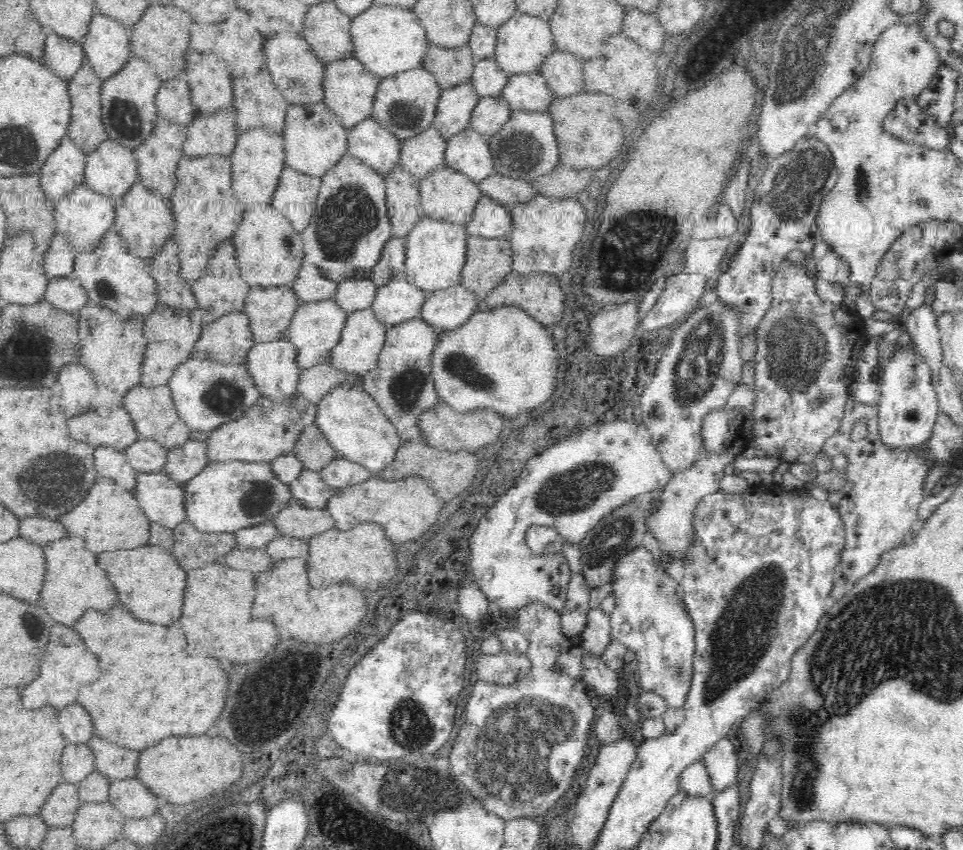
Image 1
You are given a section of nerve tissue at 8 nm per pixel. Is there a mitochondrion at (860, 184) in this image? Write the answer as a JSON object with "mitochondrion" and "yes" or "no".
{"mitochondrion":"yes"}

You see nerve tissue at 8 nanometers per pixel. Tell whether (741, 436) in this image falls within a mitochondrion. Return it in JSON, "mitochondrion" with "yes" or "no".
{"mitochondrion":"no"}

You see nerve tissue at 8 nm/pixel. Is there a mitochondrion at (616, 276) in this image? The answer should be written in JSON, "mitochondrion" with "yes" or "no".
{"mitochondrion":"yes"}

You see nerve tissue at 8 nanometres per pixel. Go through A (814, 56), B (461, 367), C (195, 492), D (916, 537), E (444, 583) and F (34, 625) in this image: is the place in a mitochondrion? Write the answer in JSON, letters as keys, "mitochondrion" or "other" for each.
{"A":"mitochondrion","B":"mitochondrion","C":"other","D":"other","E":"other","F":"mitochondrion"}

